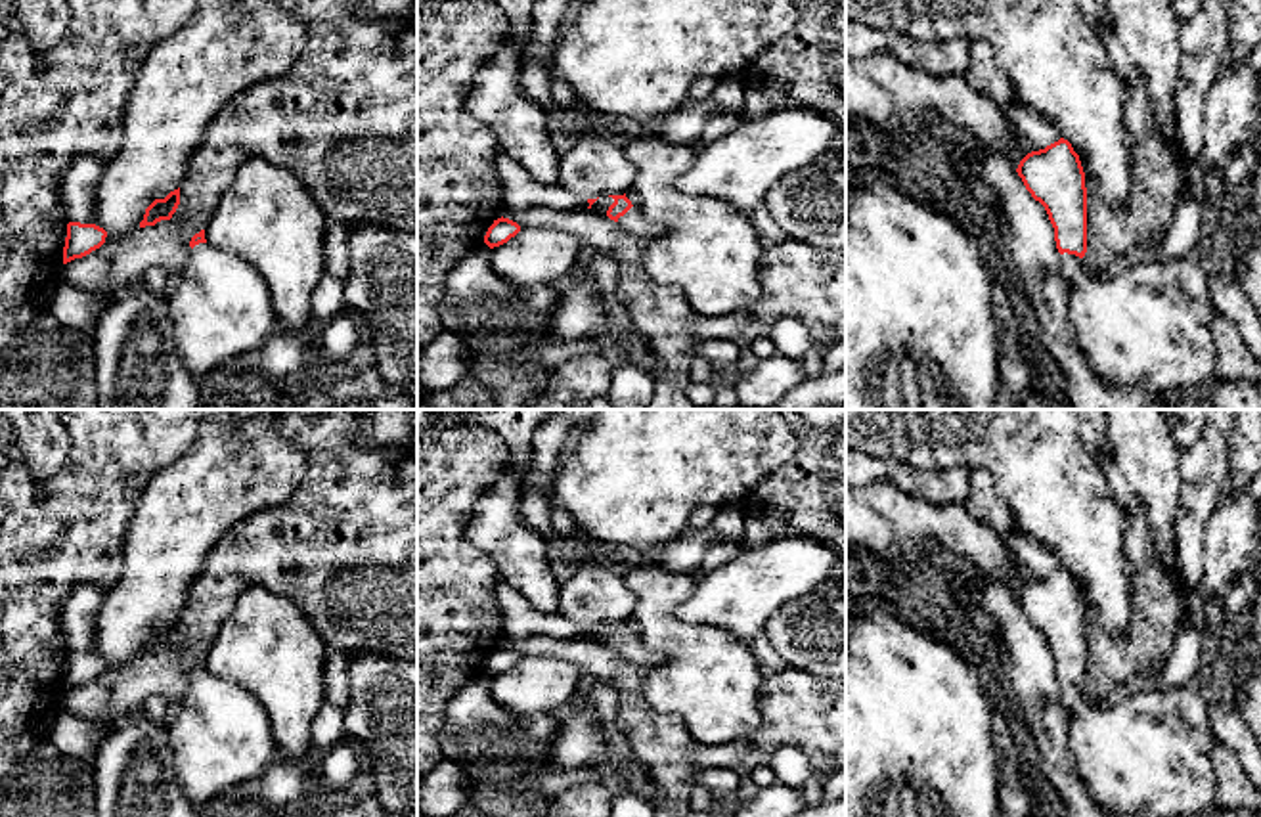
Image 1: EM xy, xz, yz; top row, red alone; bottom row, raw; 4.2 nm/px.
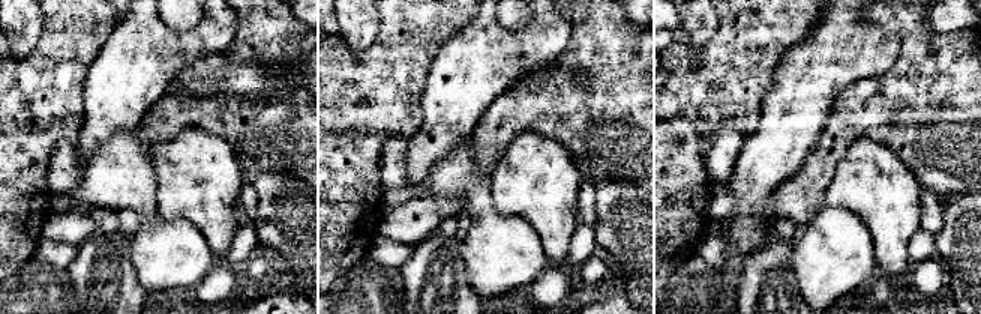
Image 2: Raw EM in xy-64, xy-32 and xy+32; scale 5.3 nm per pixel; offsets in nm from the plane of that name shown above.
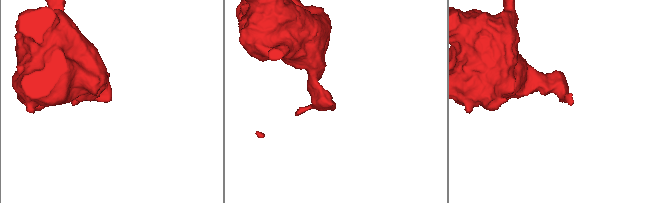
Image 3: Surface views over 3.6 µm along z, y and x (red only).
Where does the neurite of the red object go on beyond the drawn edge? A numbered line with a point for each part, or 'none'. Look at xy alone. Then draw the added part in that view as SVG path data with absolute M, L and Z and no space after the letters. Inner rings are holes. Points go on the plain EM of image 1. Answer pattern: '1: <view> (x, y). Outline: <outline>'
1: xy (221, 737). Outline: M209 672L189 679L166 731L178 784L195 807L241 783L260 781L279 758L260 702Z

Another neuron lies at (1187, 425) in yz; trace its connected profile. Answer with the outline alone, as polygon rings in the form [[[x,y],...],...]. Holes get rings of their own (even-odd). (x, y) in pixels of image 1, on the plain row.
[[[1167,409],[1165,419],[1181,453],[1190,450],[1204,434],[1207,409]]]

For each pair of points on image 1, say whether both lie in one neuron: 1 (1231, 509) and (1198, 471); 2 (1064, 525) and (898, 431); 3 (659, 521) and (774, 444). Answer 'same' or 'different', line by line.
1: different
2: same
3: same

